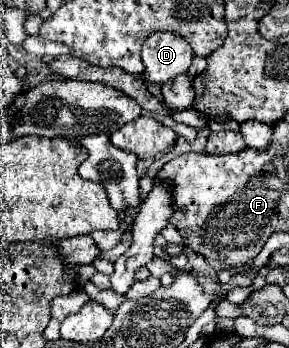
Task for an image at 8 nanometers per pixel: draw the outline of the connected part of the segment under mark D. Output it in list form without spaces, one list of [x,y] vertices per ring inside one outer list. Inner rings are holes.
[[[154,33],[142,45],[144,83],[162,85],[168,79],[184,75],[192,63],[192,47],[174,33]]]

